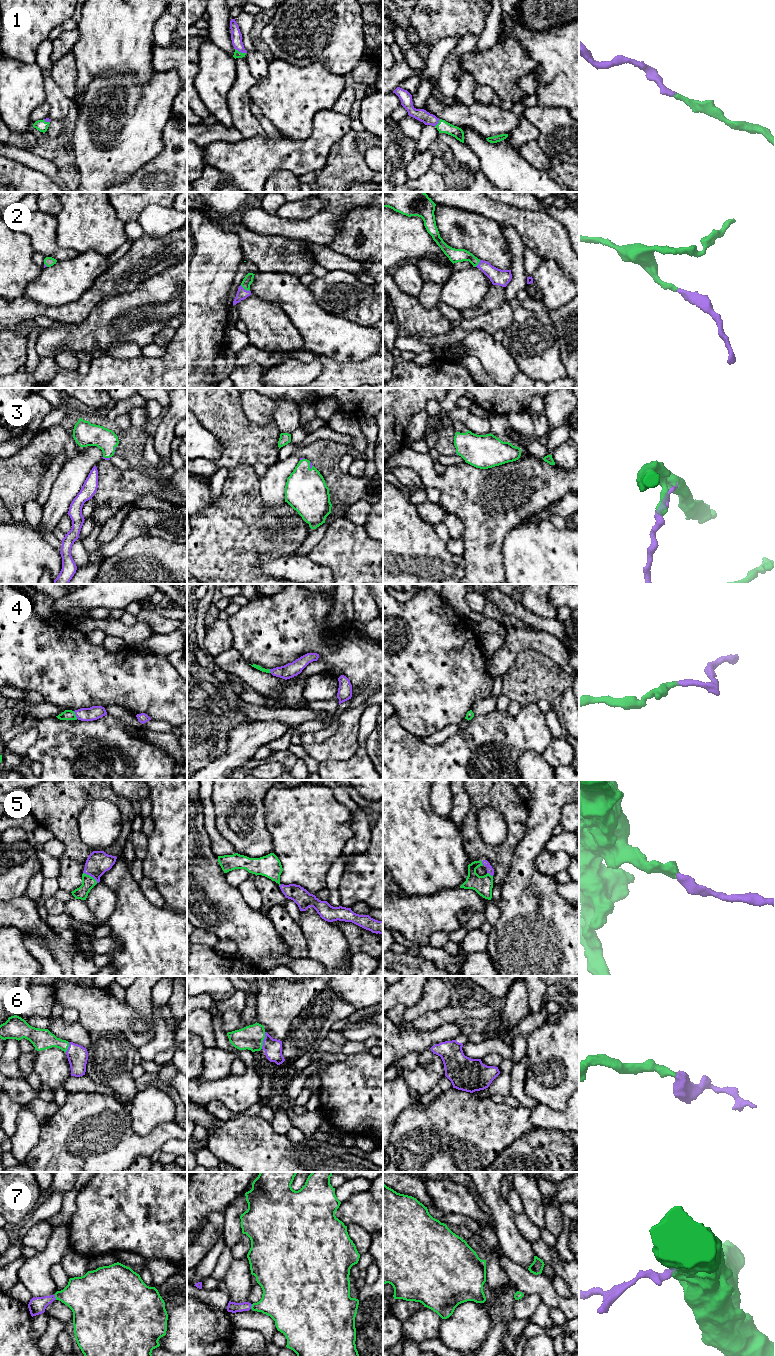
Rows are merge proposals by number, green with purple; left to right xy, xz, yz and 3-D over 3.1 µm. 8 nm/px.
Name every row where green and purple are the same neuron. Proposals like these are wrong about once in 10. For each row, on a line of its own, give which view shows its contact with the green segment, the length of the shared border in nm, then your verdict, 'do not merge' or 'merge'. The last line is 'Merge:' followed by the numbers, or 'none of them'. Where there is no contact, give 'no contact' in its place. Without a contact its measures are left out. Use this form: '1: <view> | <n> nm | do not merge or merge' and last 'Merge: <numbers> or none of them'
1: xz | 100 nm | merge
2: xz | 90 nm | merge
3: xz | 60 nm | merge
4: xy | 70 nm | merge
5: xy | 150 nm | merge
6: xz | 140 nm | merge
7: xy | 40 nm | merge
Merge: 1, 2, 3, 4, 5, 6, 7

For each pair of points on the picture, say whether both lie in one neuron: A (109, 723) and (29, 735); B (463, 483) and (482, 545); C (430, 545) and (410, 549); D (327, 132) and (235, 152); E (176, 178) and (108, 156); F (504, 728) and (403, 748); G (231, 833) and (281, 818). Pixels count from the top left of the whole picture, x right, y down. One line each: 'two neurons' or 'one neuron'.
A: two neurons
B: one neuron
C: one neuron
D: one neuron
E: two neurons
F: one neuron
G: two neurons

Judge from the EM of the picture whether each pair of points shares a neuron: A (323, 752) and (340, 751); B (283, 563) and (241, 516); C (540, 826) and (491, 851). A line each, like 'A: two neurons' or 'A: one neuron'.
A: one neuron
B: two neurons
C: two neurons

